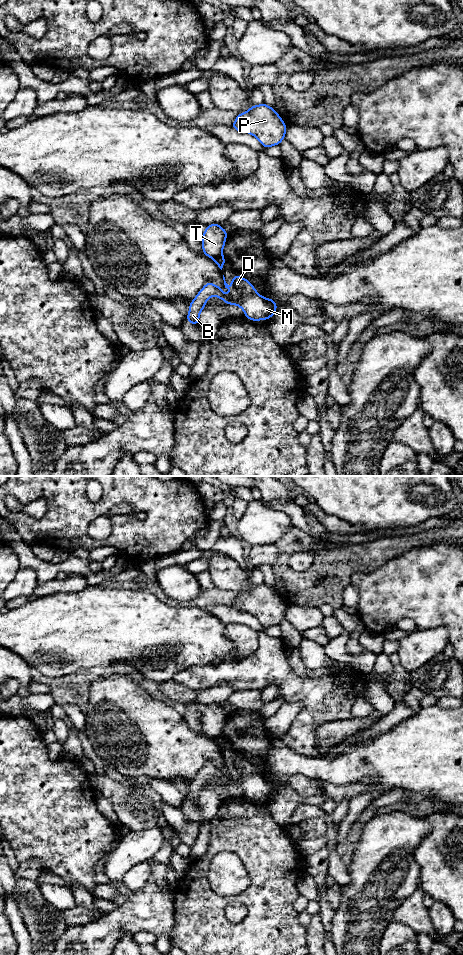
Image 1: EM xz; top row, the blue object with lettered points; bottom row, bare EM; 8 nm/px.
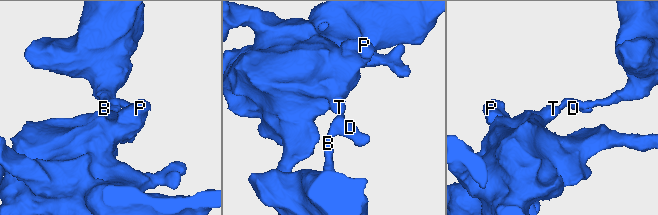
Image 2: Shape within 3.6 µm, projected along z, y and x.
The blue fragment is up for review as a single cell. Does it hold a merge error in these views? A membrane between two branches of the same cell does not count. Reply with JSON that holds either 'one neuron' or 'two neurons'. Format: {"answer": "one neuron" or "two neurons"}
{"answer": "two neurons"}

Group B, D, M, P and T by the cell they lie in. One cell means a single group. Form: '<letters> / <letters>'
B D M / P T

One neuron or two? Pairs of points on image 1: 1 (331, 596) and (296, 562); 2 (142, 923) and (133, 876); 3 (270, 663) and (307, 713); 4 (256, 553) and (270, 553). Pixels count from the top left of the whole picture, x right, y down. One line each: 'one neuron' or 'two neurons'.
1: two neurons
2: two neurons
3: one neuron
4: one neuron

